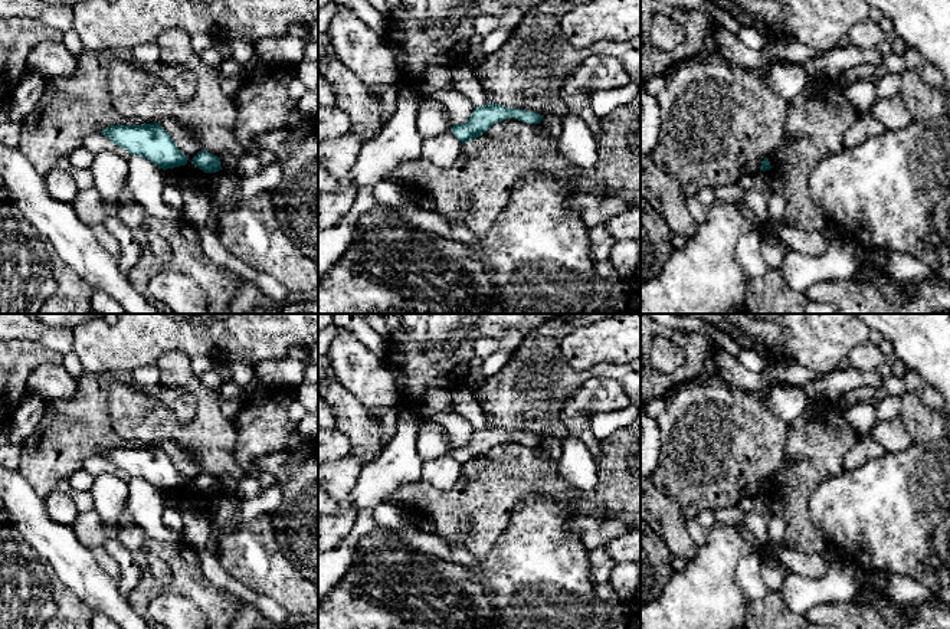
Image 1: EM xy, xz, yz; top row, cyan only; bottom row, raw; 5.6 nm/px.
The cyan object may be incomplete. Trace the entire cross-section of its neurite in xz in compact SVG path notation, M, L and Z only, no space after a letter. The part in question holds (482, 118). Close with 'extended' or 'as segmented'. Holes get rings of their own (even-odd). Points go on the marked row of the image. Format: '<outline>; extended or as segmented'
M489 102L485 107L475 107L471 118L466 122L453 124L452 132L462 144L465 144L481 137L494 124L510 118L515 118L527 124L540 124L543 115Z; as segmented

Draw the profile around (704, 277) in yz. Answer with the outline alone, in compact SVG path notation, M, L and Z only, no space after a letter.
M759 170L753 176L753 187L741 197L715 200L705 207L705 220L697 223L685 246L671 253L658 276L641 285L641 314L747 314L746 278L737 261L737 243L746 233L761 232L772 194L772 171Z

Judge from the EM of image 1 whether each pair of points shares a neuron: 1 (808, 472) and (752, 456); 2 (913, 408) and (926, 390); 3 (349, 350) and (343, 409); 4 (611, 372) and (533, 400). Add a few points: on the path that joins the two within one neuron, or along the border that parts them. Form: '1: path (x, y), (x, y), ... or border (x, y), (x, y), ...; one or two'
1: border (789, 431), (785, 459), (775, 472); two
2: border (907, 389), (934, 410); two
3: border (333, 374), (369, 412); two
4: path (592, 373), (576, 379), (552, 382); one

